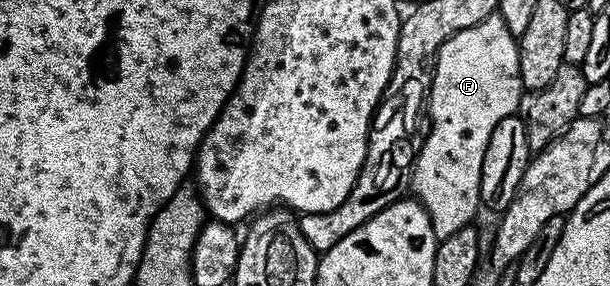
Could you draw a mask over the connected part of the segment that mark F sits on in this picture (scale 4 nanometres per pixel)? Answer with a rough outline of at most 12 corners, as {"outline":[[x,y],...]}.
{"outline":[[499,16],[446,40],[411,190],[438,239],[474,221],[487,140],[517,114]]}

